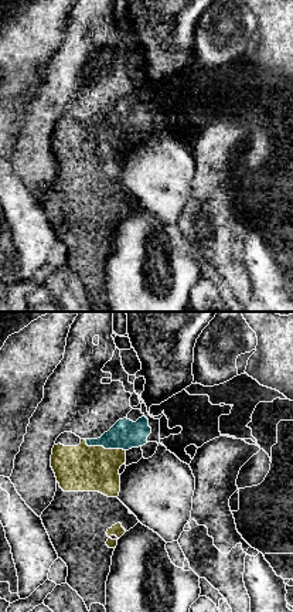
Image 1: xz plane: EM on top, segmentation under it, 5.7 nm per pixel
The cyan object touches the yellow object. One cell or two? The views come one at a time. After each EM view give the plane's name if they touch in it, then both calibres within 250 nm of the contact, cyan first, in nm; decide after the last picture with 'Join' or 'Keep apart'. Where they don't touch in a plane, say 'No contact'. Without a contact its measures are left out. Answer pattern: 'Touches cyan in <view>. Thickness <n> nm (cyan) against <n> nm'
Touches cyan in xz. Thickness 170 nm (cyan) against 260 nm

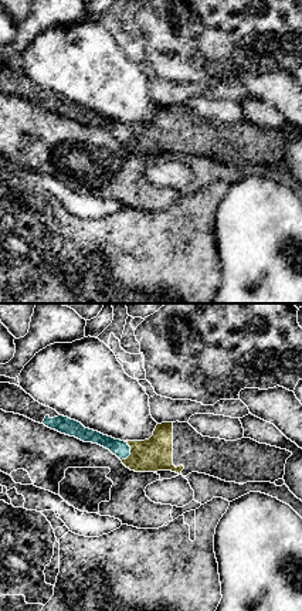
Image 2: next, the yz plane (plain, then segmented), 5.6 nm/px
Touches cyan in yz. Thickness 90 nm (cyan) against 190 nm

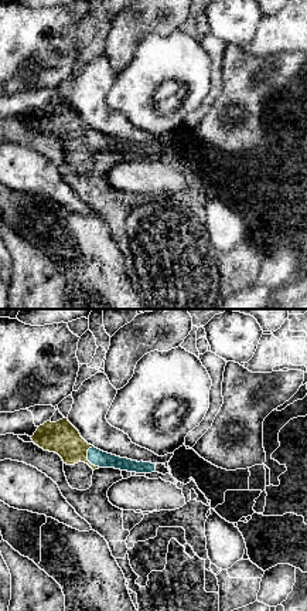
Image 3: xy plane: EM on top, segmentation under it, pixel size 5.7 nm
Touches cyan in xy. Thickness 90 nm (cyan) against 190 nm

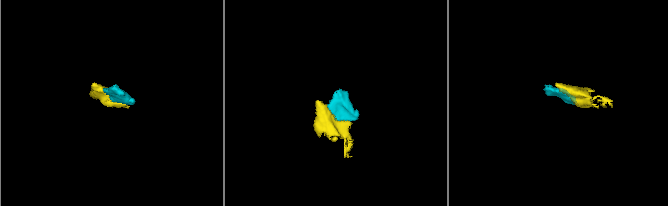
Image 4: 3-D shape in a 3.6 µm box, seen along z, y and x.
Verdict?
Join

